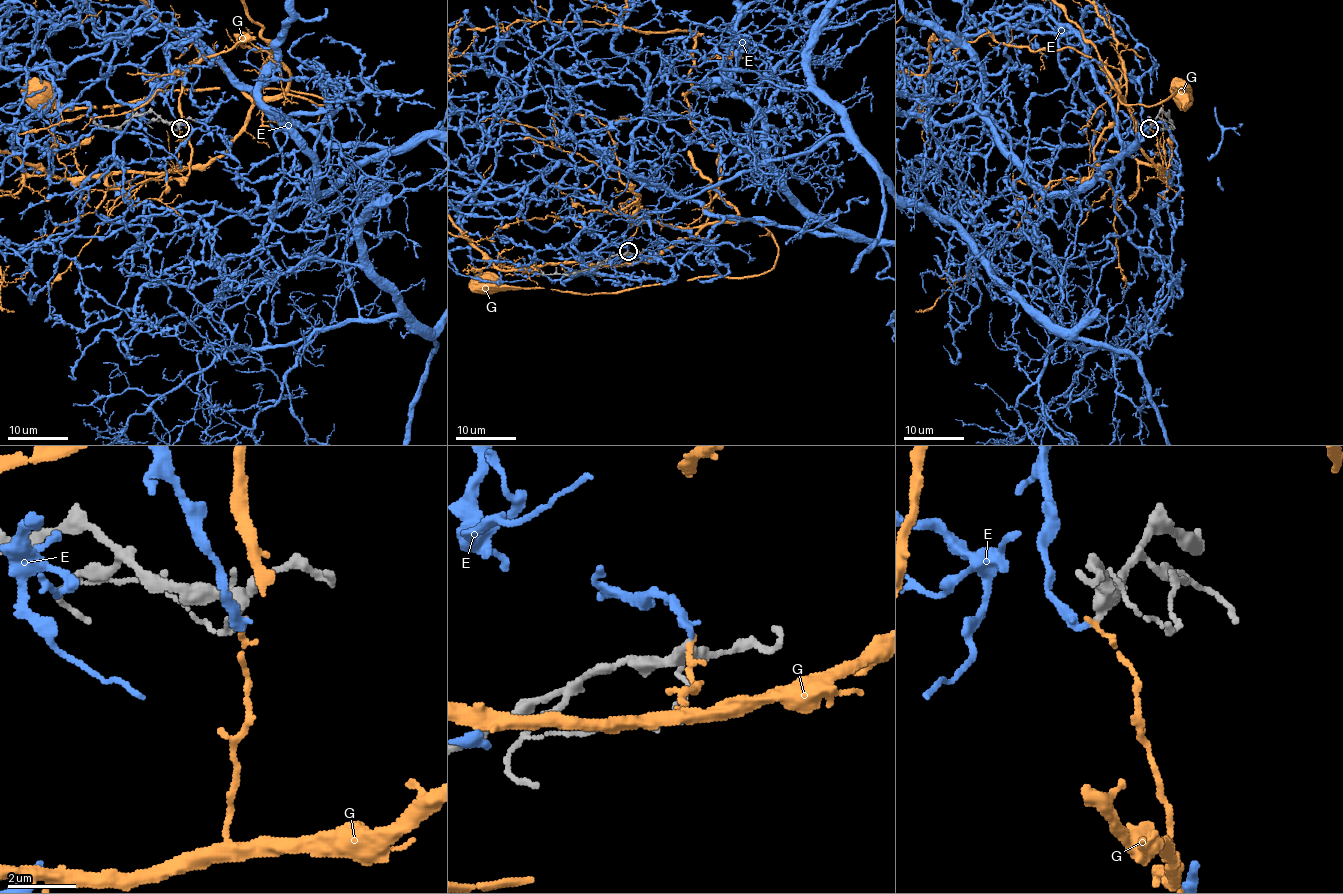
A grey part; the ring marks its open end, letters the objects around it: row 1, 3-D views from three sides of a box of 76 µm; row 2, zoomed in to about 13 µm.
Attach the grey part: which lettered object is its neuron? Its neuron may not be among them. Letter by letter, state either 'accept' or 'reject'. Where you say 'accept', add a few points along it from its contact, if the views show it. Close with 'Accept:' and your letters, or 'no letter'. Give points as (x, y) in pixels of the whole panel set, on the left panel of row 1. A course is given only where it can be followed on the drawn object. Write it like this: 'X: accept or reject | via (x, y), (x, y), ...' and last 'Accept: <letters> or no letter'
E: accept | via (178, 128), (144, 74), (207, 49), (381, 146), (342, 269), (435, 343)
G: reject
Accept: E

